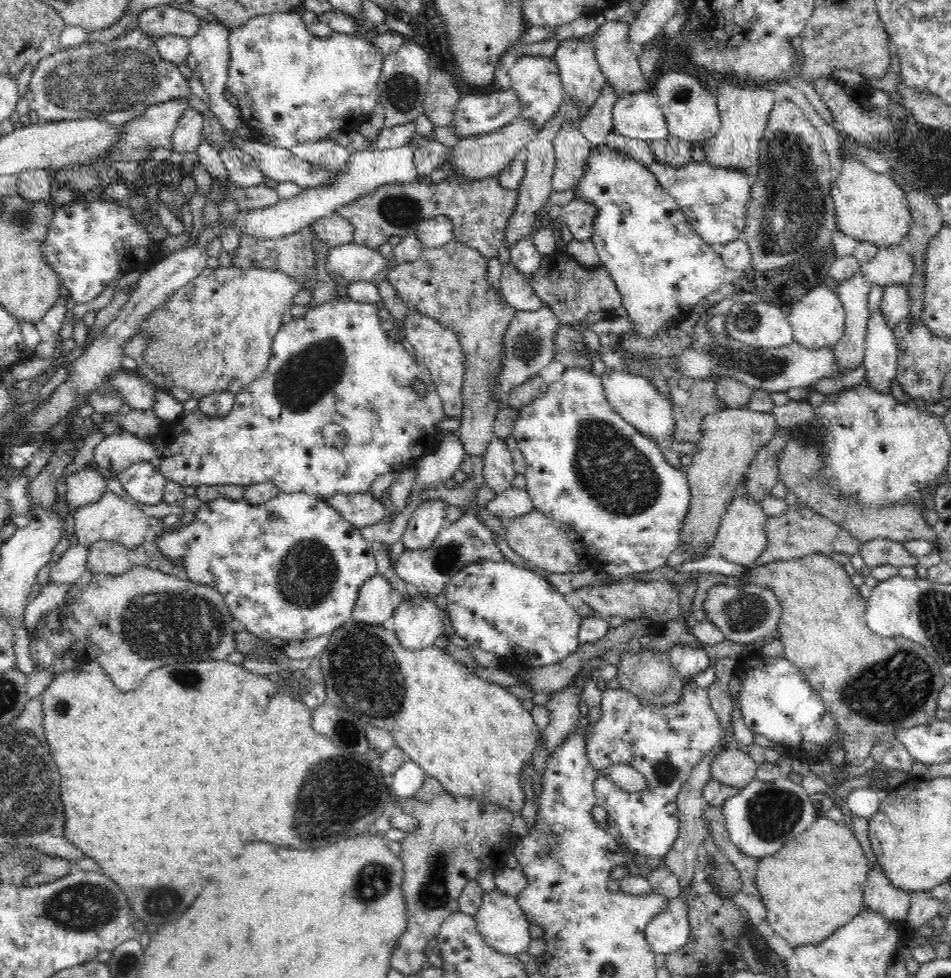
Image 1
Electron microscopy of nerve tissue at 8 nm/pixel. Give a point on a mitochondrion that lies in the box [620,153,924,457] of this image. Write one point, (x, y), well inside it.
(763, 366)

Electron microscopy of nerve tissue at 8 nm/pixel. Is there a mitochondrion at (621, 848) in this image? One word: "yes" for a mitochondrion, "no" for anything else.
no

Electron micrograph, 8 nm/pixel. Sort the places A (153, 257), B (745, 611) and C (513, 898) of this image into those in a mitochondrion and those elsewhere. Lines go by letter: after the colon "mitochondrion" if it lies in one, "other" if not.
A: other
B: mitochondrion
C: other

